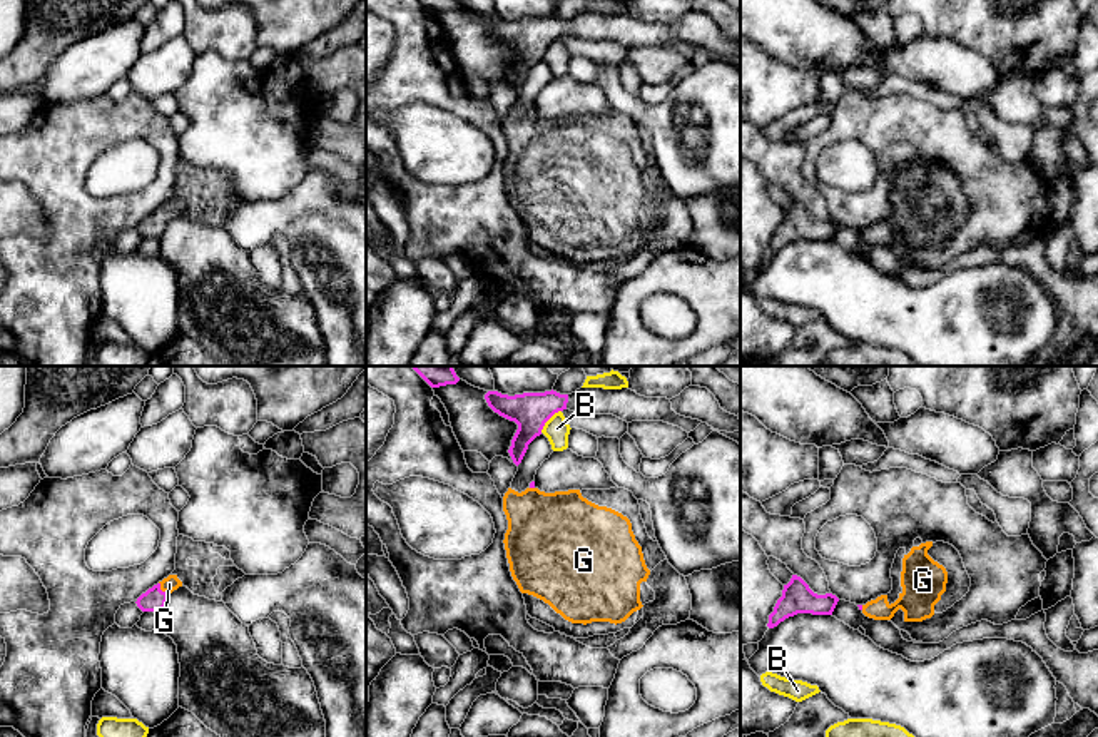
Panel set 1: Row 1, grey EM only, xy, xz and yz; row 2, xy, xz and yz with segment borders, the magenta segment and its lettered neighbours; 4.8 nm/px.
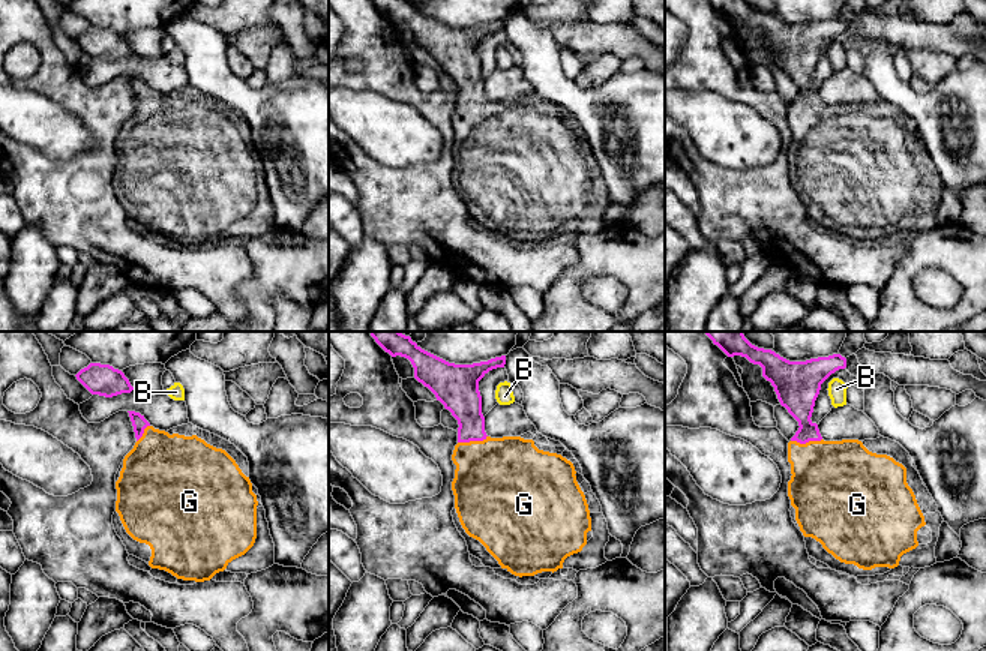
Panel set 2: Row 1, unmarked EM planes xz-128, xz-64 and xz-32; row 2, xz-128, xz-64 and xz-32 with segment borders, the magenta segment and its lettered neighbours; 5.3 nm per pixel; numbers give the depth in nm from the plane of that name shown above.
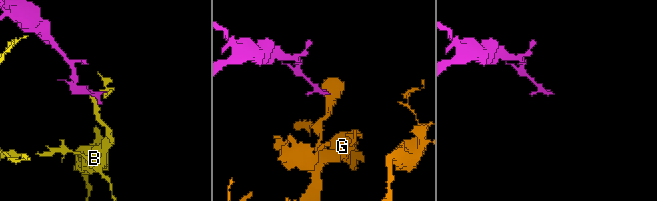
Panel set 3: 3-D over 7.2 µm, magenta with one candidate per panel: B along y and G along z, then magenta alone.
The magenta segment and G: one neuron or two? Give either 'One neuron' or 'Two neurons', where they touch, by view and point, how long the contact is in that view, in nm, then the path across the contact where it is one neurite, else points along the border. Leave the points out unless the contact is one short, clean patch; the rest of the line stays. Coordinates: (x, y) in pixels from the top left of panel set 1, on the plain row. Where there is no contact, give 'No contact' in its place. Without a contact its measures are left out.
One neuron. Touches magenta at xy (159, 214). Shared border 80 nm. Path across: xy (154, 224), (159, 214), (169, 209)

